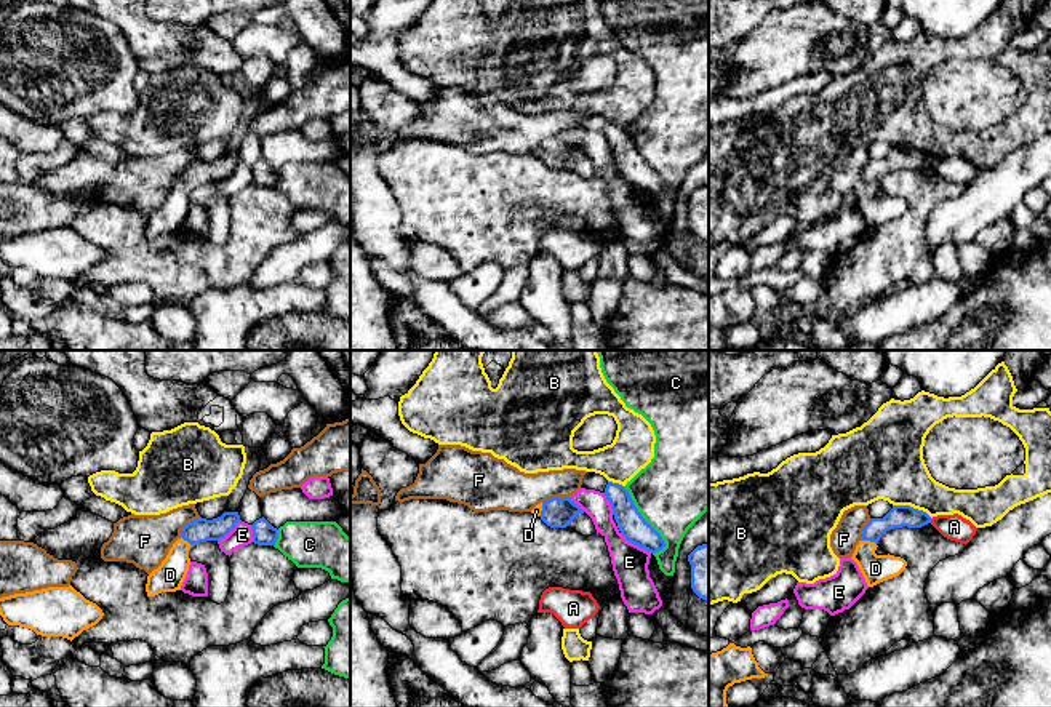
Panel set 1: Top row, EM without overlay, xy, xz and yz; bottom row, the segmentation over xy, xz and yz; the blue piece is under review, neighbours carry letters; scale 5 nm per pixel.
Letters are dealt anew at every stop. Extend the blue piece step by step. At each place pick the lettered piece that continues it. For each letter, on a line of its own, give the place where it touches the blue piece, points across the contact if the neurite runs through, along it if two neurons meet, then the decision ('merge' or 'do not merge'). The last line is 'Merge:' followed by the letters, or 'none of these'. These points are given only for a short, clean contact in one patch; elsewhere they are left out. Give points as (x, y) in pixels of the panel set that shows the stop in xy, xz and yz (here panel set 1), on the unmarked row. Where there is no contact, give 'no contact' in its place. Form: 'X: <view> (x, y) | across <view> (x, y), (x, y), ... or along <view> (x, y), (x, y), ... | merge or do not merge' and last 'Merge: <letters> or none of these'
A: yz (930, 162) | along yz (931, 160), (928, 163) | do not merge
B: yz (912, 149) | do not merge
C: xz (643, 160) | do not merge
D: yz (869, 181) | across yz (899, 157), (885, 165), (869, 181), (869, 203), (875, 210) | merge
E: xz (635, 186) | do not merge
F: xy (187, 165) | along xy (200, 159), (189, 163), (179, 178) | do not merge
Merge: D

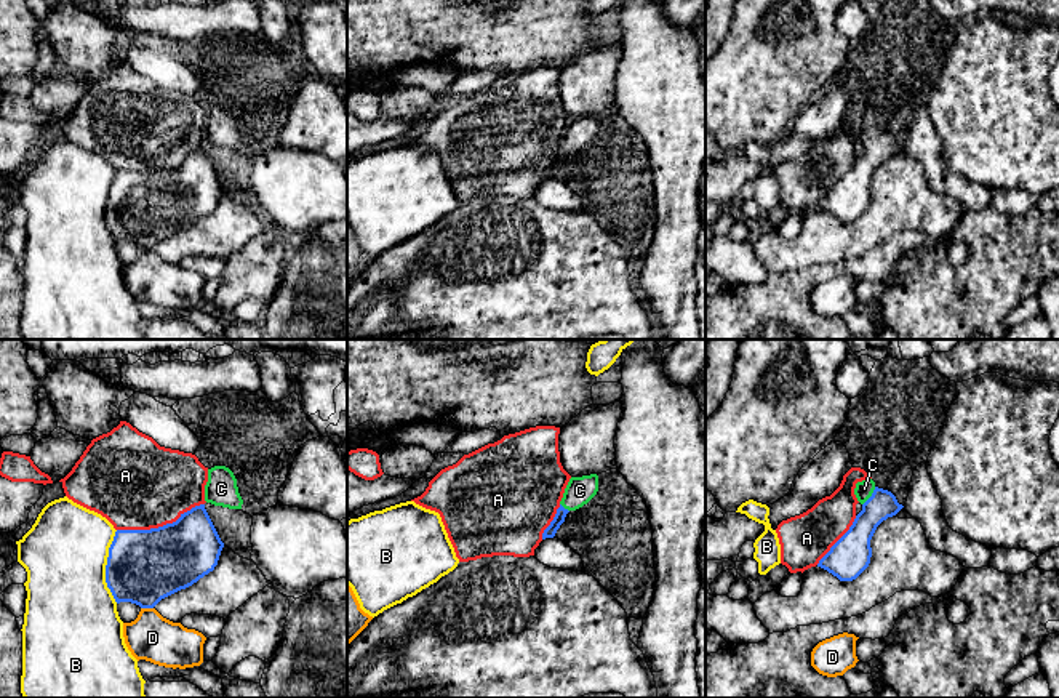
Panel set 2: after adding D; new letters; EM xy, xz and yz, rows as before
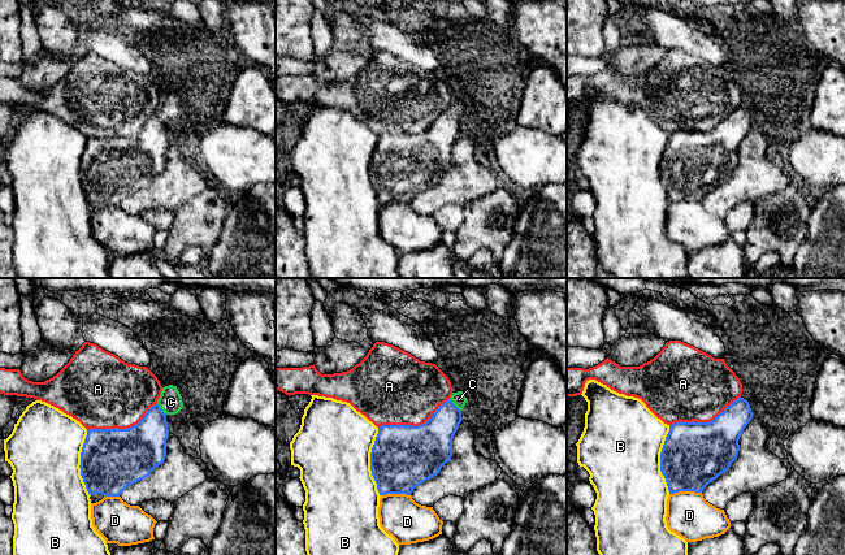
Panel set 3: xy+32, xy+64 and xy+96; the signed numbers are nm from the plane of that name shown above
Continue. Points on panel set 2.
A: xy (160, 168) | do not merge
B: xy (106, 208) | do not merge
C: yz (871, 138) | across yz (855, 184), (871, 157), (871, 138), (864, 130) | merge
D: xy (147, 248) | do not merge
Merge: C

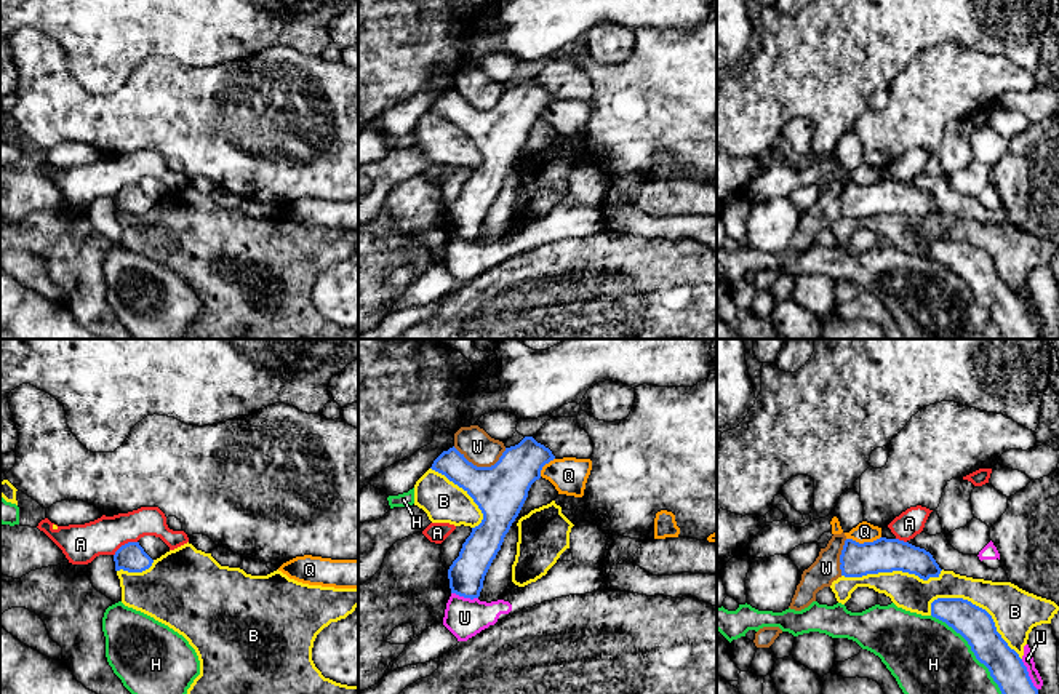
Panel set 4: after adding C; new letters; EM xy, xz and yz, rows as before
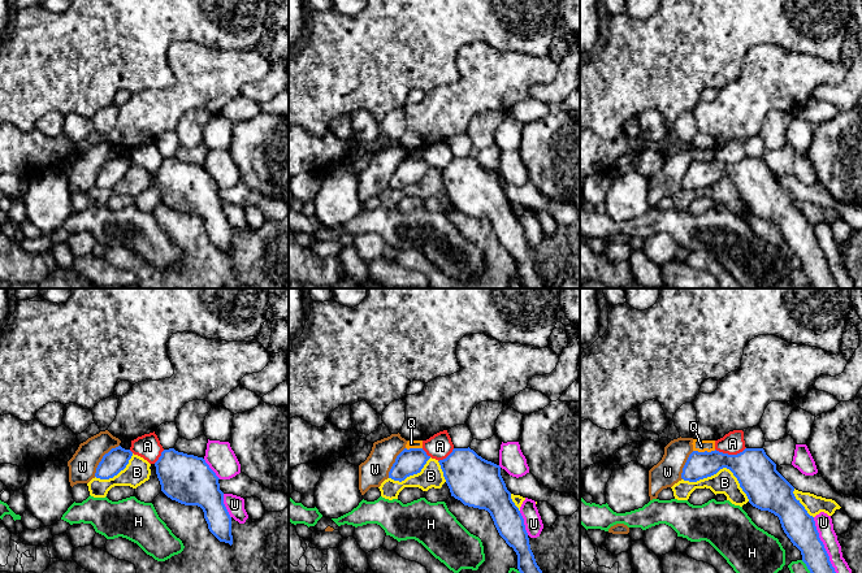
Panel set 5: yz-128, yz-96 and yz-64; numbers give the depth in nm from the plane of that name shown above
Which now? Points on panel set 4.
A: xy (125, 186) | do not merge
B: yz (981, 250) | do not merge
H: yz (971, 291) | do not merge
Q: yz (864, 184) | do not merge
U: xz (464, 239) | do not merge
W: xz (480, 109) | do not merge
Merge: none of these

